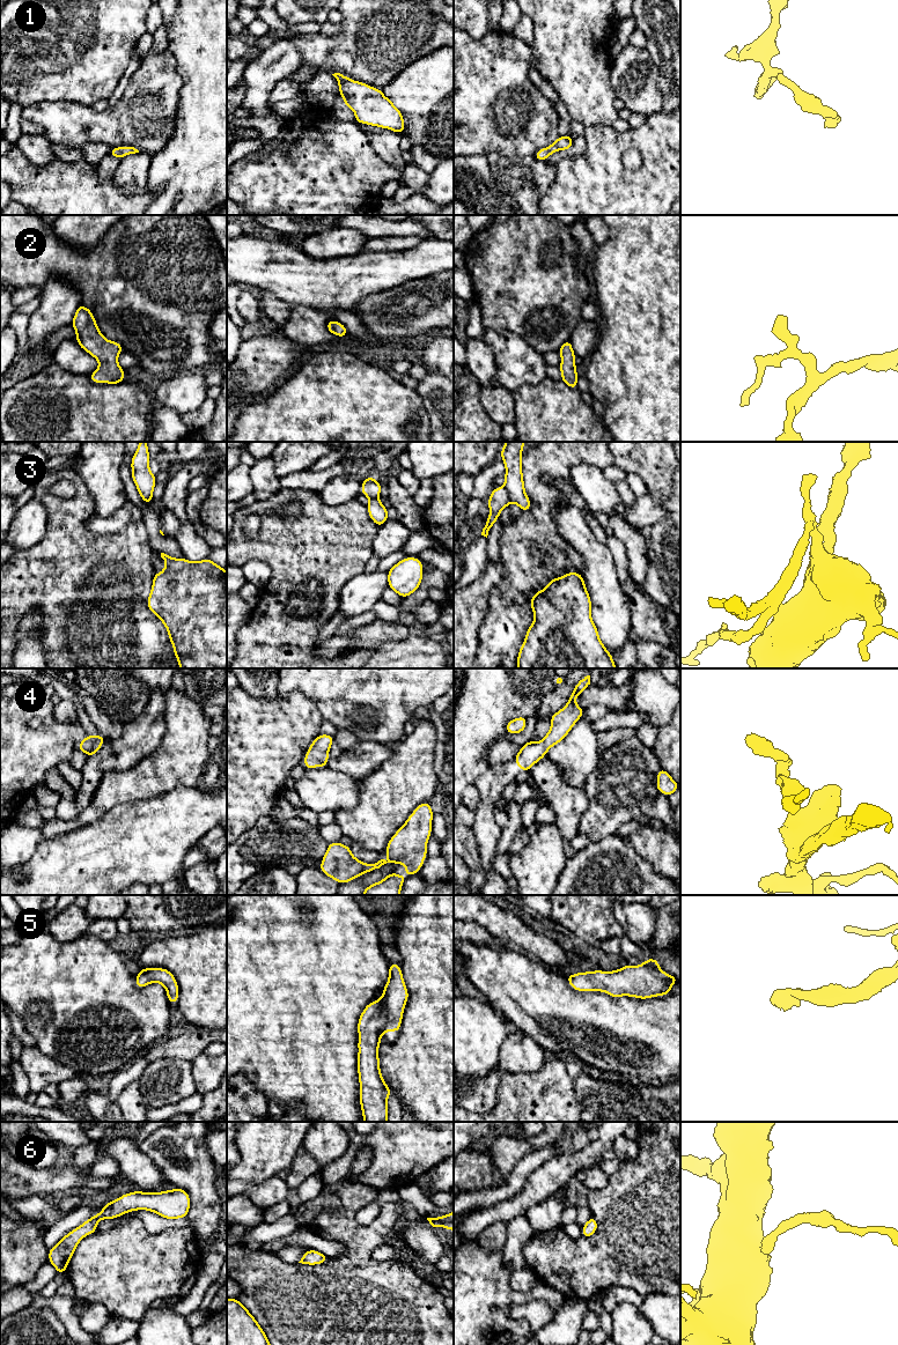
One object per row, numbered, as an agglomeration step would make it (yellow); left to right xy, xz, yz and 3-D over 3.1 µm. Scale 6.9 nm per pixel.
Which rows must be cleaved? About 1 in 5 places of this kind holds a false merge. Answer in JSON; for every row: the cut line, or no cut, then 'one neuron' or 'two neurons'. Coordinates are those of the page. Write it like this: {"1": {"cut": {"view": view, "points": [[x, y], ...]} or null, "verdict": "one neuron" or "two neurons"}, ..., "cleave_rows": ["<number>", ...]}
{"1": {"cut": null, "verdict": "one neuron"}, "2": {"cut": null, "verdict": "one neuron"}, "3": {"cut": {"view": "yz", "points": [[505, 487], [510, 501]]}, "verdict": "two neurons"}, "4": {"cut": null, "verdict": "one neuron"}, "5": {"cut": null, "verdict": "one neuron"}, "6": {"cut": null, "verdict": "one neuron"}, "cleave_rows": ["3"]}

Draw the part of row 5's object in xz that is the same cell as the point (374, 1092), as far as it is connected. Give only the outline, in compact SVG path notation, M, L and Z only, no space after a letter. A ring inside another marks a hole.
M390 963L382 997L365 1007L358 1022L358 1073L365 1122L388 1122L387 1100L391 1091L381 1074L378 1047L384 1032L400 1030L407 999L400 965Z

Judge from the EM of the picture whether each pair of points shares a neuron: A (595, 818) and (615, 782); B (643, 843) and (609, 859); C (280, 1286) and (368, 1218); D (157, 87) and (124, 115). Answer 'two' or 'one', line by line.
A: one
B: two
C: two
D: one

